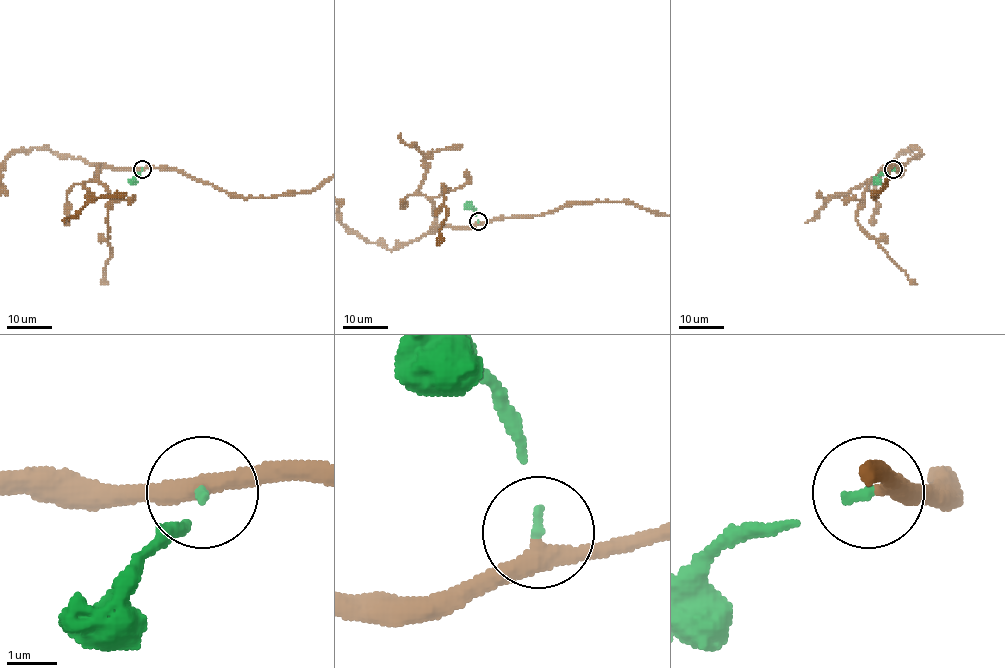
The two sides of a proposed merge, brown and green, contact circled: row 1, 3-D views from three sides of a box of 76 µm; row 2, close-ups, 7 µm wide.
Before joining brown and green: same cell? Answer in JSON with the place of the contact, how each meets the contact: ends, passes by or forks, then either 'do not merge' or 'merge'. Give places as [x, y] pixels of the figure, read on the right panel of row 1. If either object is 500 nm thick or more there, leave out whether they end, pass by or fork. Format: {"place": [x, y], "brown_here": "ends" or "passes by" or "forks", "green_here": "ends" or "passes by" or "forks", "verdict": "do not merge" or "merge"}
{"place": [893, 169], "brown_here": "passes by", "green_here": "ends", "verdict": "merge"}

